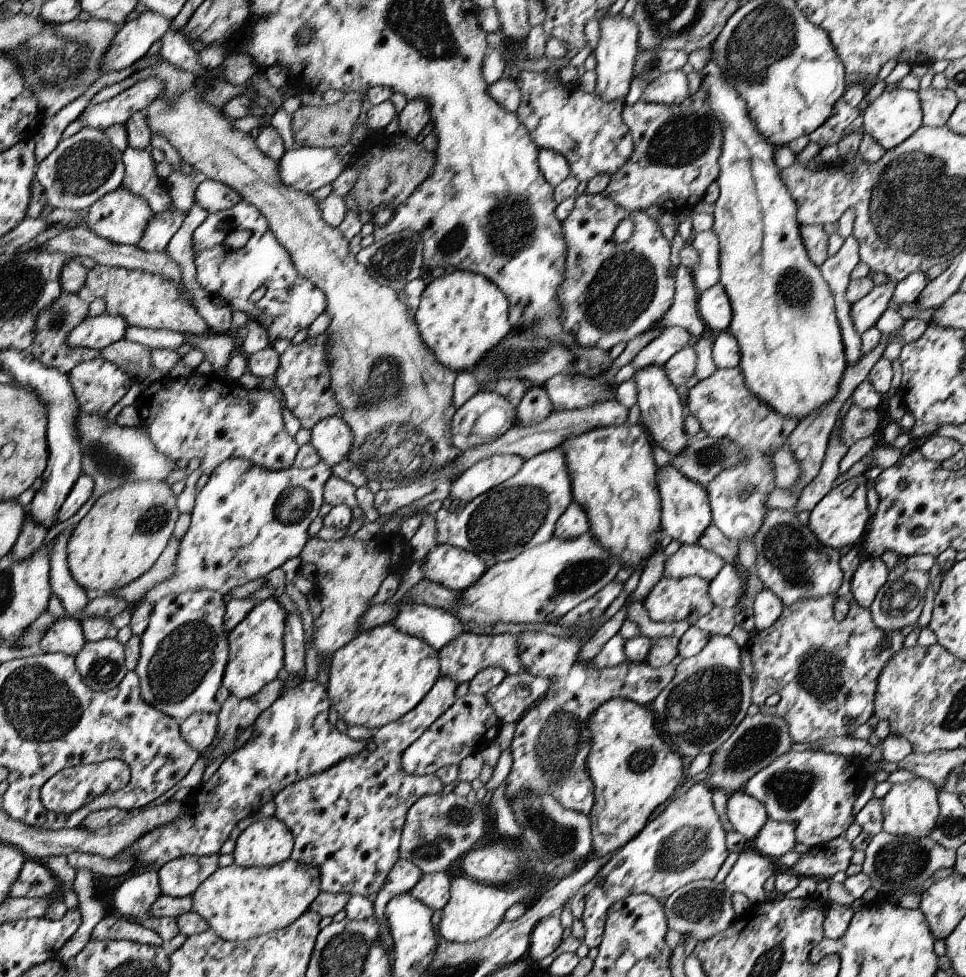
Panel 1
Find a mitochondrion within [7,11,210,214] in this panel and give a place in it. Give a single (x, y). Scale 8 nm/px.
(58, 67)

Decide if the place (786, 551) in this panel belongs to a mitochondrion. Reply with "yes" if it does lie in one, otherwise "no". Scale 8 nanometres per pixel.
yes

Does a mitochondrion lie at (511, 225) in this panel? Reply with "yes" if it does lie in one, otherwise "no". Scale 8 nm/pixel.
yes

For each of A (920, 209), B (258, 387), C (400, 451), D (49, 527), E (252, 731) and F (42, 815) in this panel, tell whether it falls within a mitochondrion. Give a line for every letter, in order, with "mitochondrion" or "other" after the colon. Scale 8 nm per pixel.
A: mitochondrion
B: other
C: mitochondrion
D: other
E: other
F: other

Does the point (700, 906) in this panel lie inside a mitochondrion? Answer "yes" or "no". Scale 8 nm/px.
yes

